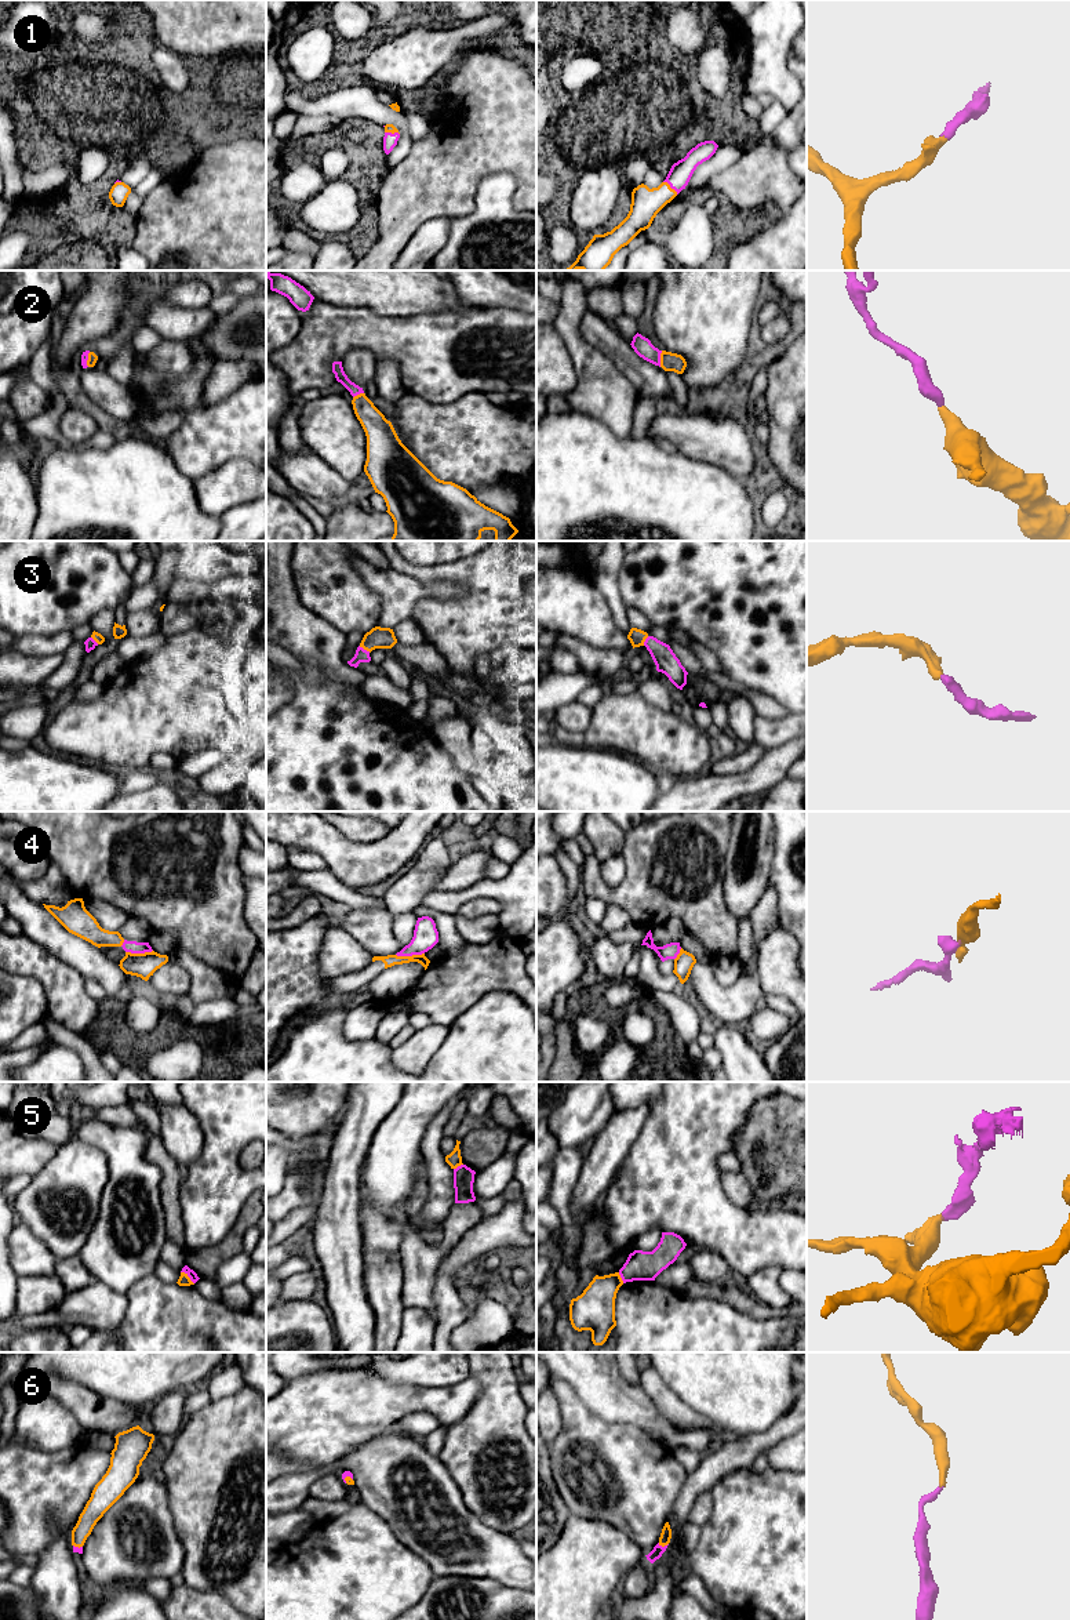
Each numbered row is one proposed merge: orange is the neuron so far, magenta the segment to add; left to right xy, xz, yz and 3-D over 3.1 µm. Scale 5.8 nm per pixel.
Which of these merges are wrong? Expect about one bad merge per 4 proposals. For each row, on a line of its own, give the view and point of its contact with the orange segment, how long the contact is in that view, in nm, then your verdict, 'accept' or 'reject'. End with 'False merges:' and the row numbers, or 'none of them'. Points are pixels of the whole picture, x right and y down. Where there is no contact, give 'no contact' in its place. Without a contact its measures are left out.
1: meets orange in yz at (669, 186); contact 120 nm long; accept
2: meets orange in yz at (661, 359); contact 100 nm long; accept
3: meets orange in xz at (364, 649); contact 80 nm long; accept
4: meets orange in xz at (410, 956); contact 170 nm long; accept
5: meets orange in xy at (188, 1277); contact 110 nm long; reject
6: meets orange in yz at (662, 1546); contact 60 nm long; accept
False merges: 5

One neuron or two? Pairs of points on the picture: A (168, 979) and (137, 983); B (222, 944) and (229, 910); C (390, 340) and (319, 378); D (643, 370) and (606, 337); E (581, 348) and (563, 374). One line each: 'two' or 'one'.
A: one
B: one
C: one
D: one
E: two

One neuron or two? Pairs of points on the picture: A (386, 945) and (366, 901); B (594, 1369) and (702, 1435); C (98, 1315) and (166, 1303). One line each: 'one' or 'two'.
A: two
B: one
C: two

